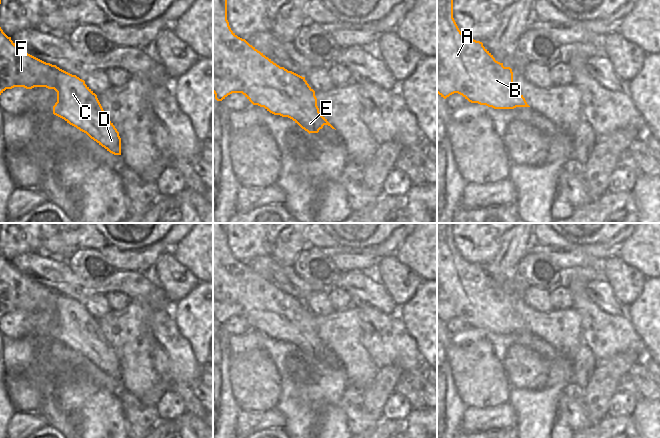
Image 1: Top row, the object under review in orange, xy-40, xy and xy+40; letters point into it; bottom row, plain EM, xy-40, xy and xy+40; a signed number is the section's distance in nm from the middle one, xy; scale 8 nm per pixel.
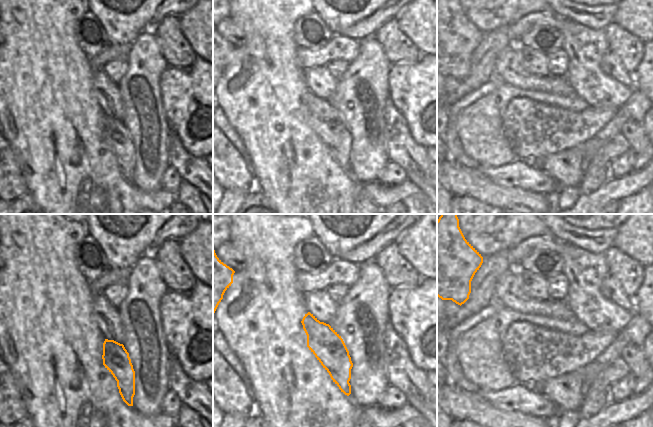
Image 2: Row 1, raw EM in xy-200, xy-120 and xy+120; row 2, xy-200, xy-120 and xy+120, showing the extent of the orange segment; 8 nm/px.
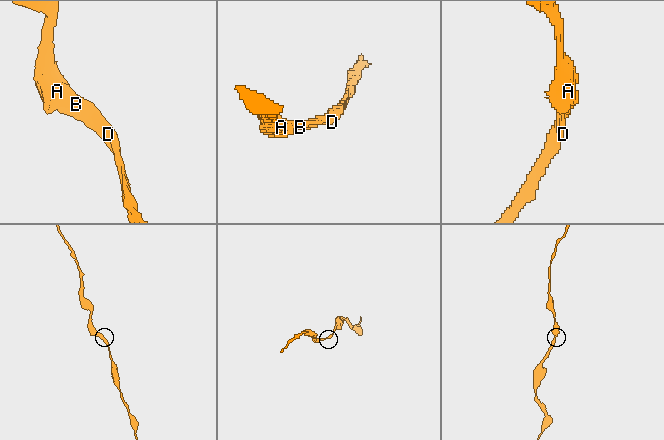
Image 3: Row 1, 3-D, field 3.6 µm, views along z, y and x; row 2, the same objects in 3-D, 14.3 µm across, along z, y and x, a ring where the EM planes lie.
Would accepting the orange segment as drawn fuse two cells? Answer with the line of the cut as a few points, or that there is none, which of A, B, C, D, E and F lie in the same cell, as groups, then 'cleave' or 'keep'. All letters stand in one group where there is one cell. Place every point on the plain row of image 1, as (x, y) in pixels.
cut none; groups A B C D E F; keep

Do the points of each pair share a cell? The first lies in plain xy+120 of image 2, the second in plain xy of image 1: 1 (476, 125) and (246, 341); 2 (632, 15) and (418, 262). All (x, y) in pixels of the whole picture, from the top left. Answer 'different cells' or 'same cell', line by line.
1: different cells
2: same cell

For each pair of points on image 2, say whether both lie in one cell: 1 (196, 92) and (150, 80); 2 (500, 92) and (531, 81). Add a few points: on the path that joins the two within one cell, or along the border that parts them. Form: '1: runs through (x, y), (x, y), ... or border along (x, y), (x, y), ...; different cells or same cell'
1: border along (168, 65), (159, 79), (163, 105); different cells
2: border along (495, 73), (512, 85), (538, 91); different cells

